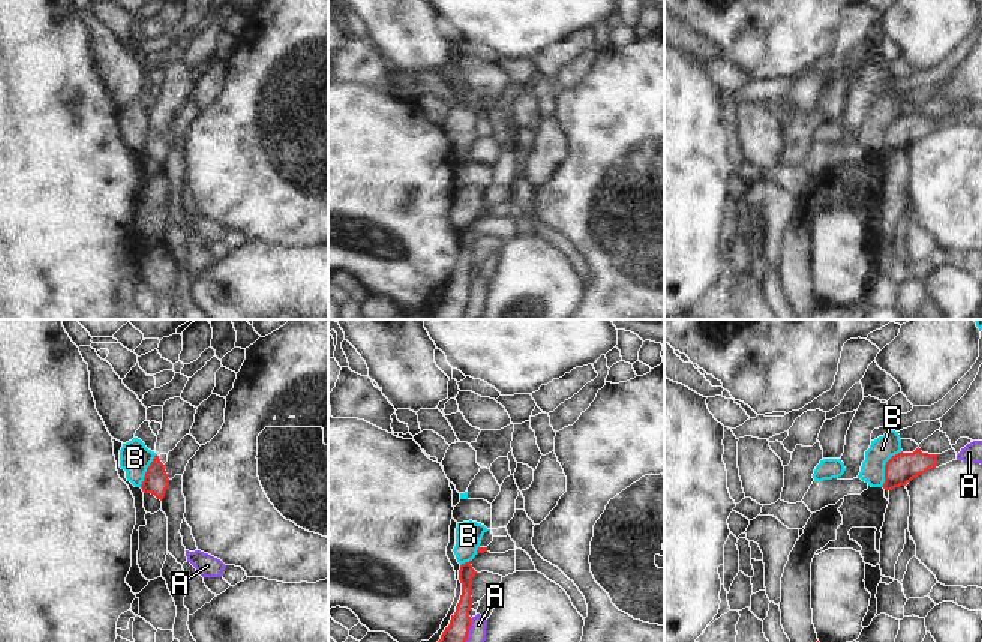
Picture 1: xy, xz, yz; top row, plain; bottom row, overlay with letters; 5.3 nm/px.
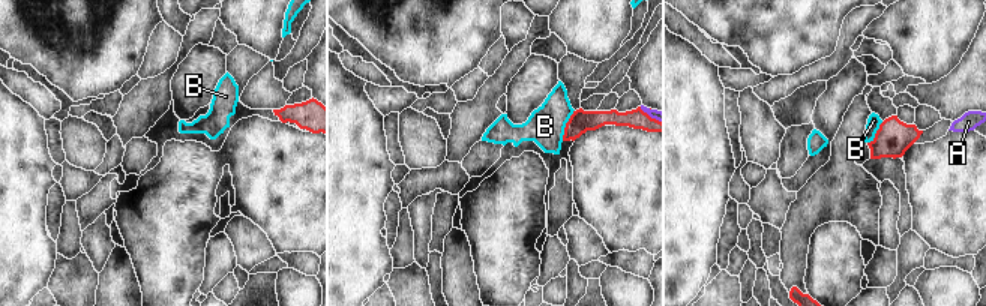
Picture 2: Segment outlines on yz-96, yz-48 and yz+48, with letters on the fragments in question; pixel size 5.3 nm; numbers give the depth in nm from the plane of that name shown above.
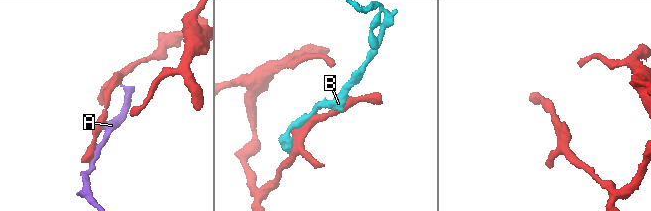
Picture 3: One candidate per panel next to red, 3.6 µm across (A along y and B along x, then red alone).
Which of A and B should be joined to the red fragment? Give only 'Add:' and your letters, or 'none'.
Add: none.

